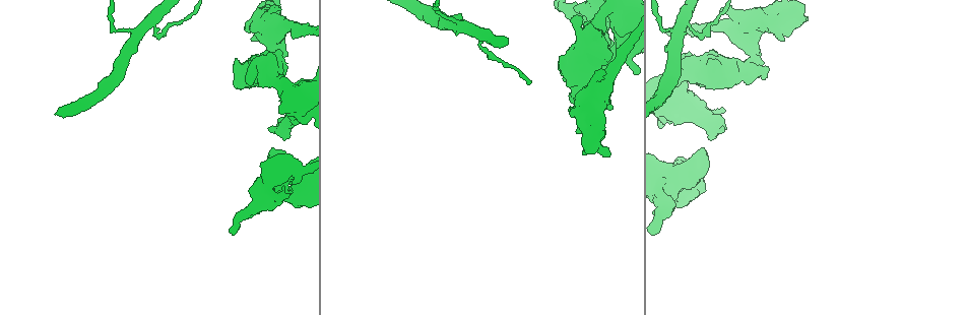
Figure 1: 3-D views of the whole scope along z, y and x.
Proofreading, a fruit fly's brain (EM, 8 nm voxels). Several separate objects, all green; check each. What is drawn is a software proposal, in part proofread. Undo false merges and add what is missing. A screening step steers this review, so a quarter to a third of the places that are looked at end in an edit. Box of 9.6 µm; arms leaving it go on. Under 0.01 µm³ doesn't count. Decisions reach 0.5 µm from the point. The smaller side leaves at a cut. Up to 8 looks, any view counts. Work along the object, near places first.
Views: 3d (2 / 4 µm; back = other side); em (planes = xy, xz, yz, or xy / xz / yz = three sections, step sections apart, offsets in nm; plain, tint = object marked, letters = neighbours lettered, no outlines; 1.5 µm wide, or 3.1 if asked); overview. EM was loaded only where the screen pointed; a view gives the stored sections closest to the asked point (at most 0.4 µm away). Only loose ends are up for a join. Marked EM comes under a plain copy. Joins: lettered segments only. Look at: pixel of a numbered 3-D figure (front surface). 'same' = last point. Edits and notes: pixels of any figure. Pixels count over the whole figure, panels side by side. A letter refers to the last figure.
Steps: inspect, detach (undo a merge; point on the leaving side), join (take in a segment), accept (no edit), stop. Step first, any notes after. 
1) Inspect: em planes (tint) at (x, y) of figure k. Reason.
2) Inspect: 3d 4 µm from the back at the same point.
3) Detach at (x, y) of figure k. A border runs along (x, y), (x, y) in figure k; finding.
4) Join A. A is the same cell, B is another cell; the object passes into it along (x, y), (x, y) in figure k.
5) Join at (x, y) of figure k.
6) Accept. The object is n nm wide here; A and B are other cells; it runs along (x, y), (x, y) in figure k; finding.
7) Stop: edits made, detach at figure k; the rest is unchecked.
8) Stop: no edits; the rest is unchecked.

Inspect: em xz step 8 (letters) at (270, 149) of figure 1. Free end.

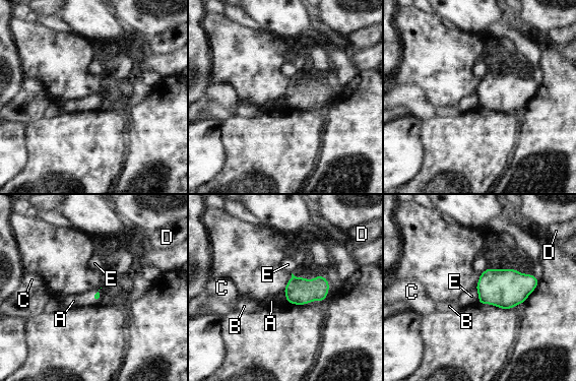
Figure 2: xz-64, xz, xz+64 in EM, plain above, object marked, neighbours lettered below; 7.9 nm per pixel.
Inspect: em planes (letters) at the same point.

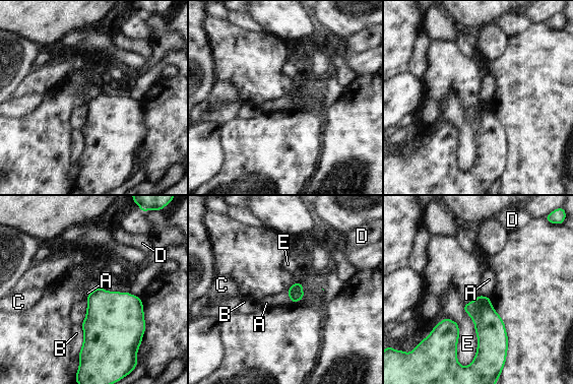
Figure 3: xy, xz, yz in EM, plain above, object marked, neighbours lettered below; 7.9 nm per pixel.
Accept. A, B, C, D and E are other cells; a border runs along (480, 294), (489, 297) in figure 3; none of them fits.

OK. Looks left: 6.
Inspect: 3d 4 µm at (127, 30) of figure 1. Sudden change in width.

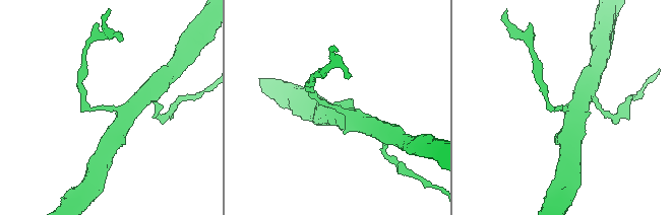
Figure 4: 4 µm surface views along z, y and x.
Inspect: em xy step 4 (letters) at (109, 107) of figure 4. 3 arms meet here; shape alone is not enough.

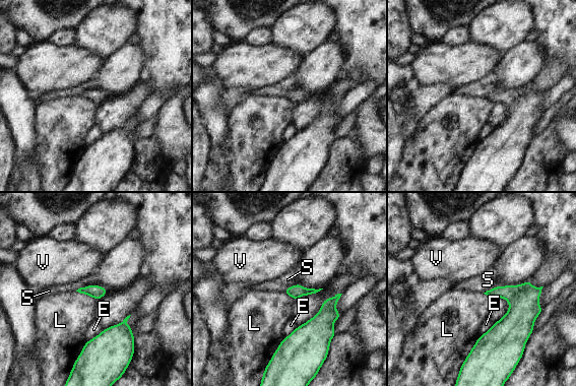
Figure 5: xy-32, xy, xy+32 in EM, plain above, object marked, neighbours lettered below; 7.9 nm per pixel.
Accept. The longest contact is with L, 180 nm; E, L, S and V are other cells; a border runs along (501, 285), (490, 287), (484, 293) in figure 5; all the same neuron.

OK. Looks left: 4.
Inspect: em planes (tint) at (611, 71) of figure 1. Sudden change in width.

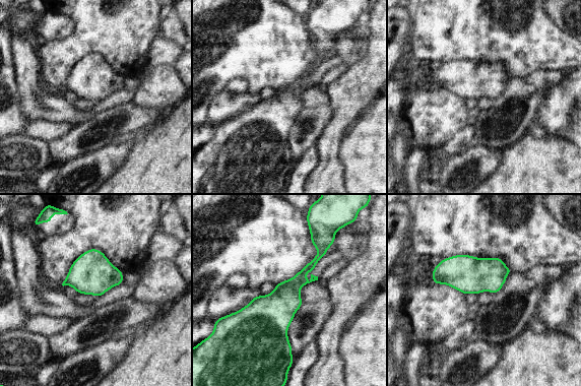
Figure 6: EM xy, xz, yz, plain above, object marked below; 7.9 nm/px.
Inspect: em planes (letters) at the same point.

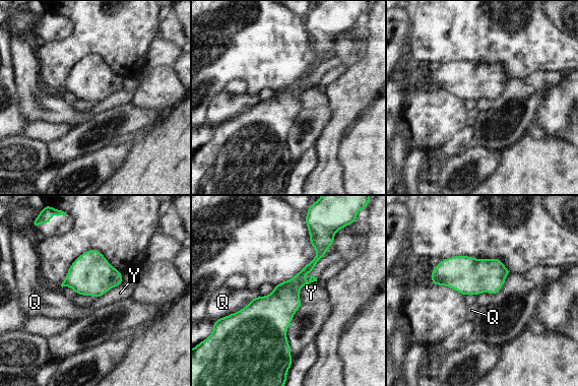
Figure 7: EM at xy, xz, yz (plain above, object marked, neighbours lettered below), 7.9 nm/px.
Accept. Q and Y are other cells; a border runs along (315, 280), (299, 291), (301, 304) in figure 7; one neuron here.

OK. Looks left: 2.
Stop: no edits; the rest is unchecked.

